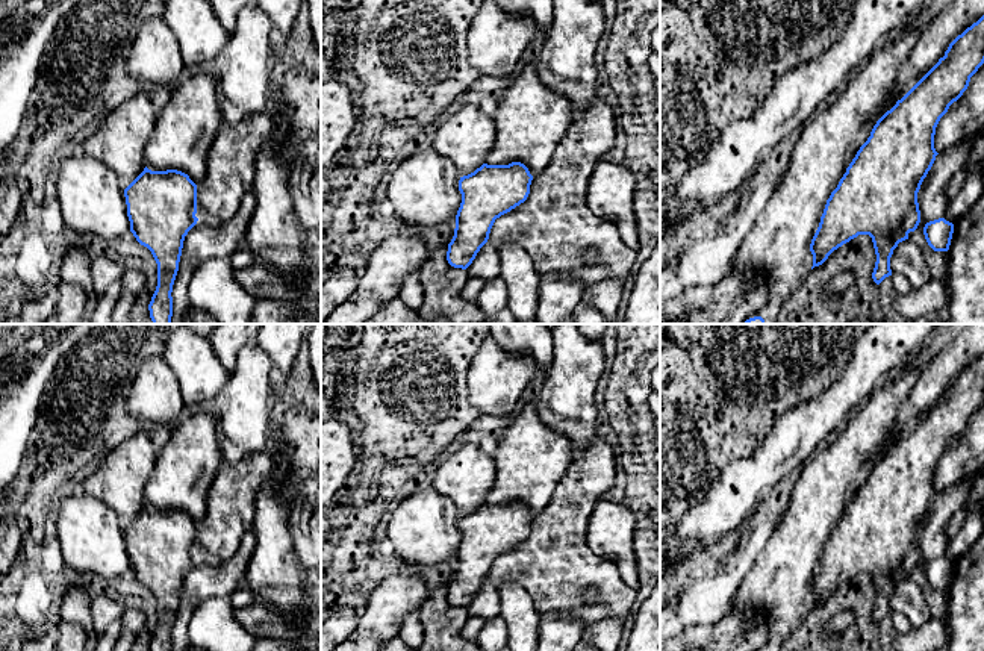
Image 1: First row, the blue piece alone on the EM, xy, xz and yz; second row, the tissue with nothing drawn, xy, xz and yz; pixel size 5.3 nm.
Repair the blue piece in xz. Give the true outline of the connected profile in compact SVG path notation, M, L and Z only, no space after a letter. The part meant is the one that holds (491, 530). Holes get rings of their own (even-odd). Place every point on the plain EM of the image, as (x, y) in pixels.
M466 444L427 478L460 513L462 542L447 590L447 600L454 607L466 609L487 581L495 559L524 542L530 533L533 515L524 503L484 501L495 475L494 457L478 445Z

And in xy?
M147 430L124 439L109 451L101 465L79 486L79 492L103 501L115 512L124 528L130 571L147 586L157 603L157 625L148 643L150 651L173 651L173 624L179 610L183 580L197 563L197 524L177 509L151 510L145 506L144 487L150 478L156 454Z

